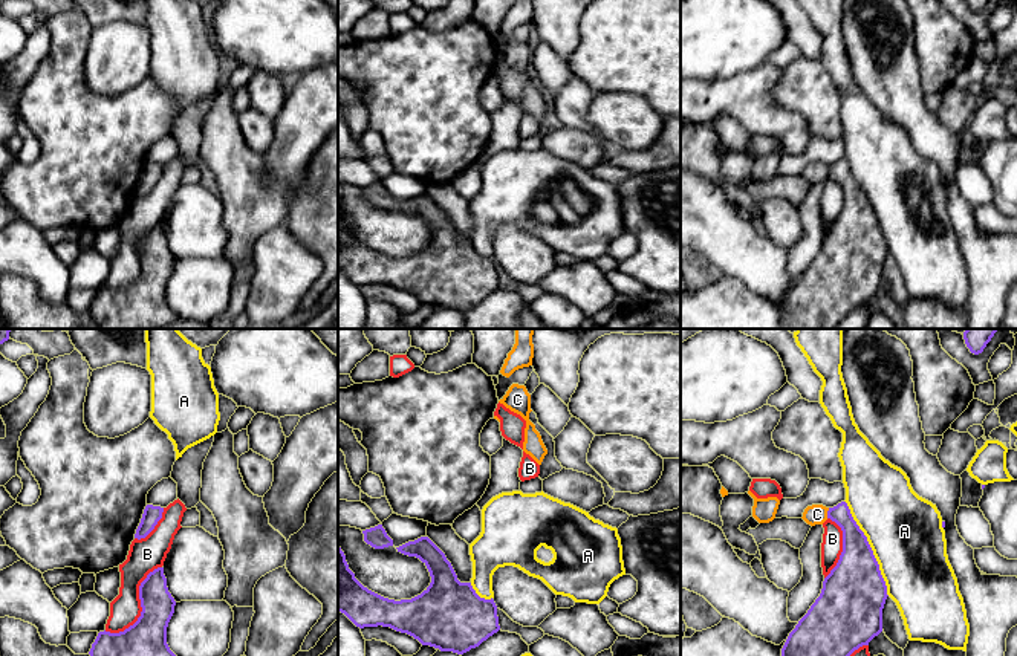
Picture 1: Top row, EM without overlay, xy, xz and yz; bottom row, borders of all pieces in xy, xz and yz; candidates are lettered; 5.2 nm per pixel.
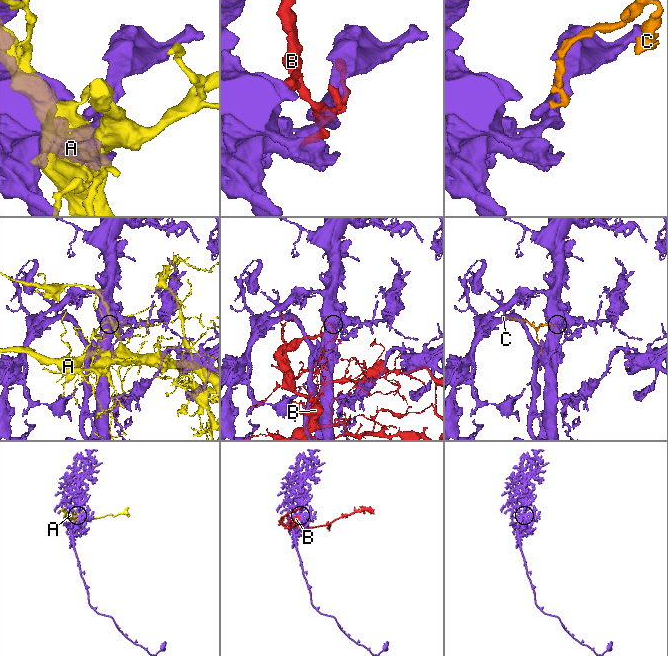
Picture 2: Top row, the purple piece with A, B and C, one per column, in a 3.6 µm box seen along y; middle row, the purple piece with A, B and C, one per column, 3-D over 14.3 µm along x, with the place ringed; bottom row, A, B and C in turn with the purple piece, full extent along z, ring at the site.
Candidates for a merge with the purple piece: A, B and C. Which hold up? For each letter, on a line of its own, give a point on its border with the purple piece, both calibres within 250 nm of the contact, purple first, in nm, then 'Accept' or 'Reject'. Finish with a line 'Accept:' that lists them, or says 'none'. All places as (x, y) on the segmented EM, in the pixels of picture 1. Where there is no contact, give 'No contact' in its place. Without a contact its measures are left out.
A: Touches purple at yz (870, 548). Thickness 320 nm (purple) against 400 nm. Reject
B: Touches purple at xy (141, 606). Thickness 200 nm (purple) against 160 nm. Reject
C: Touches purple at yz (828, 513). Thickness 140 nm (purple) against 110 nm. Reject
Accept: none

